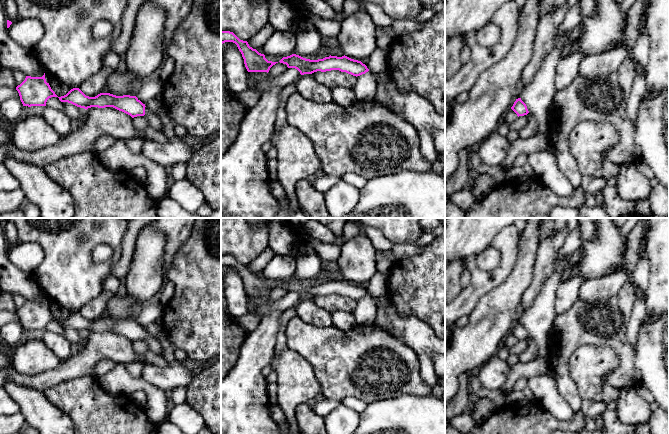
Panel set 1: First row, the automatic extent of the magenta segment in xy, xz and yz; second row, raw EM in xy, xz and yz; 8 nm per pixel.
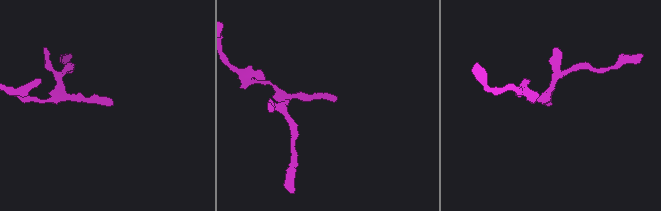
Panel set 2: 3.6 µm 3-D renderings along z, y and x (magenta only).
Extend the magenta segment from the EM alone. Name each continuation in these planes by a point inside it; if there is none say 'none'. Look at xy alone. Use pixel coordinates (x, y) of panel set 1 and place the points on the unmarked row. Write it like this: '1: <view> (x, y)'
1: xy (168, 348)

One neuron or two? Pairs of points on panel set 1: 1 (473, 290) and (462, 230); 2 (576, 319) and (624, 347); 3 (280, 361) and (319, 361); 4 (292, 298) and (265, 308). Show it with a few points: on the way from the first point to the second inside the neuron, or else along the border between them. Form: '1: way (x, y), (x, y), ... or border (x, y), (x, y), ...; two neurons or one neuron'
1: border (477, 254), (469, 256), (464, 261); two neurons
2: way (588, 324), (601, 324), (612, 335); one neuron
3: border (288, 347), (298, 352), (308, 362), (318, 382); two neurons
4: way (285, 302), (281, 305), (272, 306); one neuron

